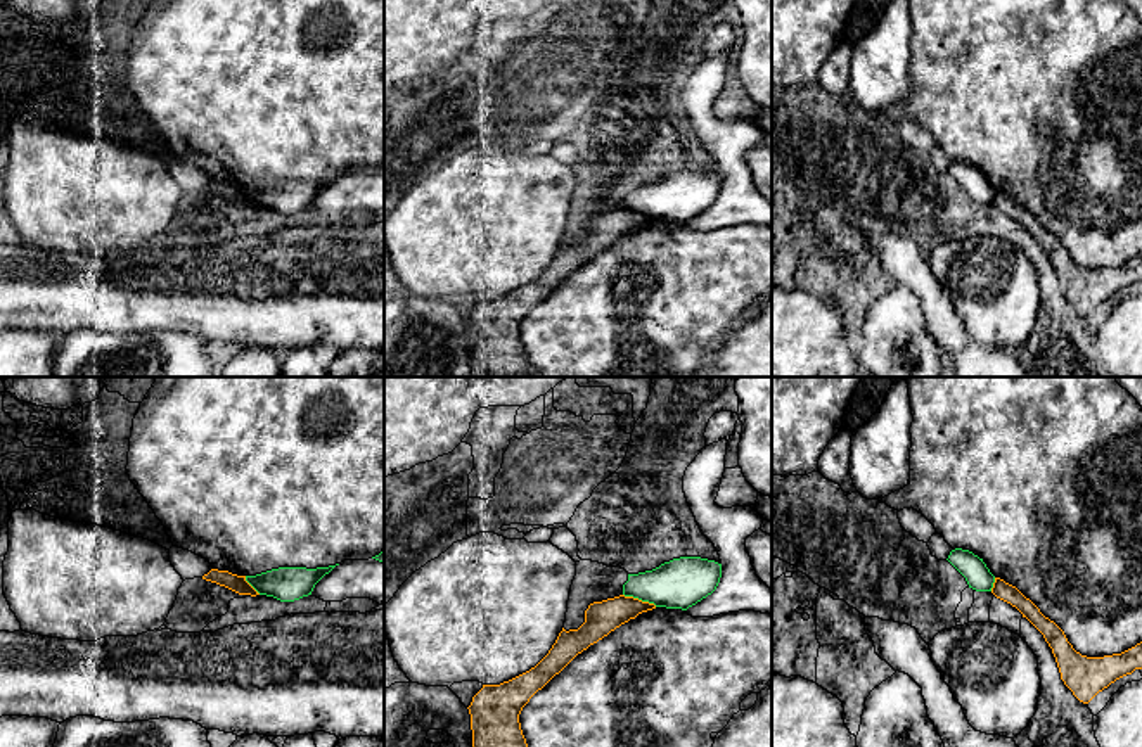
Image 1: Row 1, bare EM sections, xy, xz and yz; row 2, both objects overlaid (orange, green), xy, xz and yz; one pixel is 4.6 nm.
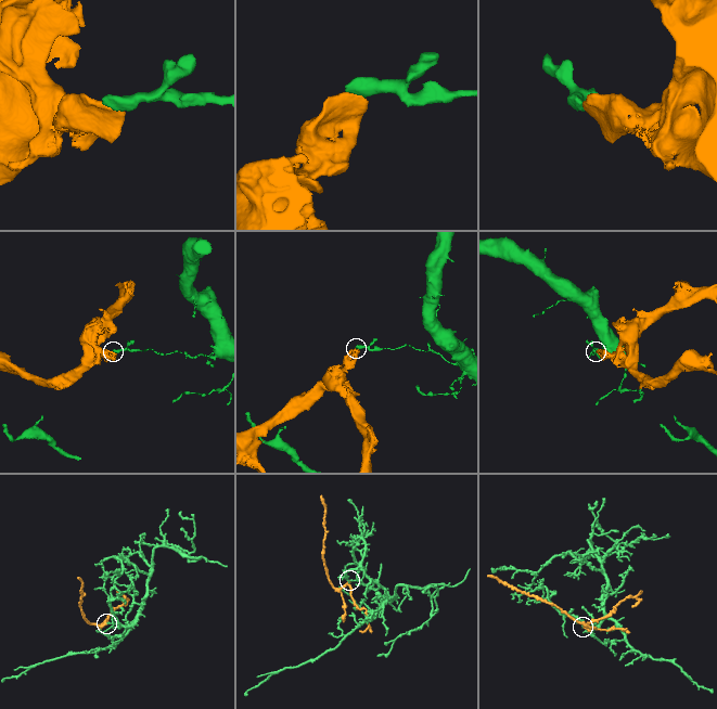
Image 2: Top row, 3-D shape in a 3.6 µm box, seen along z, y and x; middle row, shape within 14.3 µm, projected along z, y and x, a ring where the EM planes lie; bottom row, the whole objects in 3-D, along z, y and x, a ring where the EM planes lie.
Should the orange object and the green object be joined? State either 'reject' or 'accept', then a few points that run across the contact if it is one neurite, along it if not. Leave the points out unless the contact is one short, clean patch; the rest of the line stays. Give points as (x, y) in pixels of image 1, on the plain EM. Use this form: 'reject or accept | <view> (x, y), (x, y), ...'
accept | xz (601, 230), (641, 213), (653, 201), (680, 196)

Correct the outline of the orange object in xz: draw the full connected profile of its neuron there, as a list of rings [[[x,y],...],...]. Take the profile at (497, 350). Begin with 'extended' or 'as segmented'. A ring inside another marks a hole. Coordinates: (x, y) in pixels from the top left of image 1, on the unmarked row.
extended; [[[680,169],[638,187],[628,187],[623,206],[593,214],[578,242],[559,246],[549,266],[529,284],[500,297],[483,297],[469,322],[474,367],[488,377],[533,377],[519,327],[529,311],[559,287],[578,266],[621,237],[656,220],[682,221],[711,208],[722,190],[722,176],[701,169]]]

